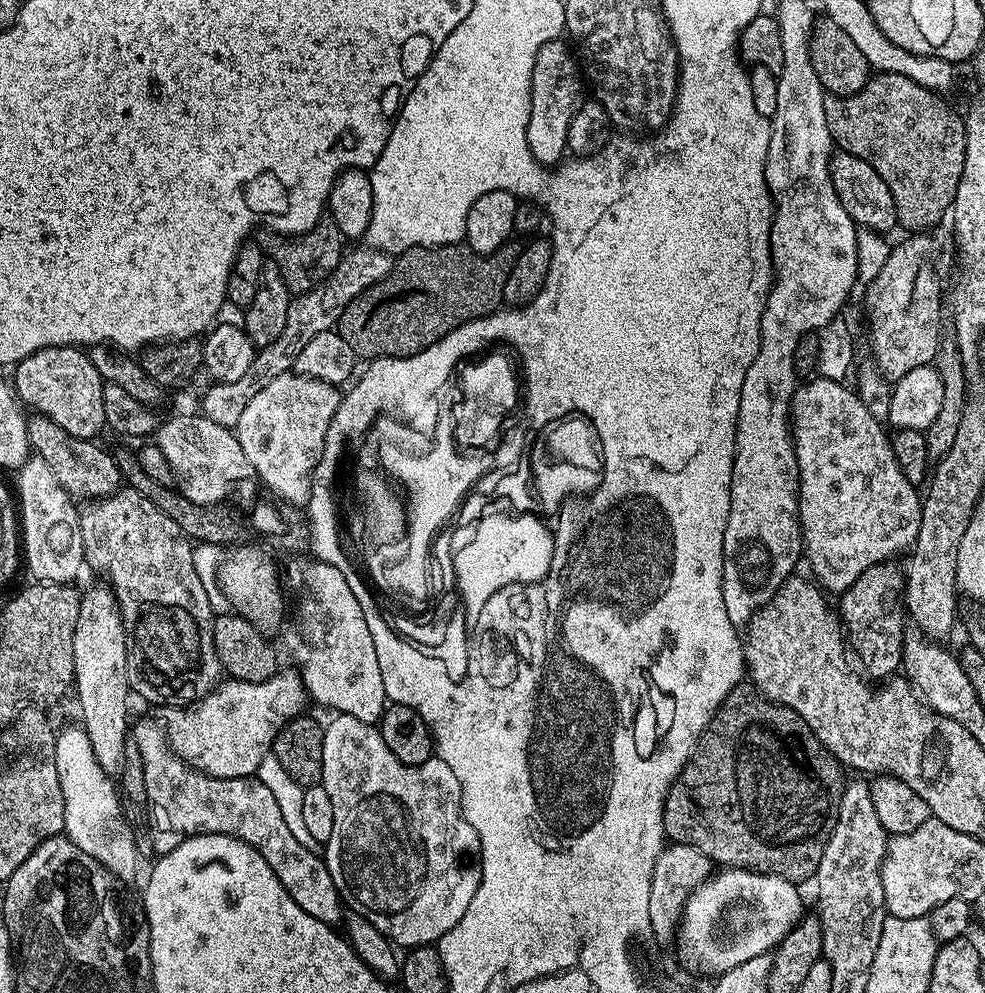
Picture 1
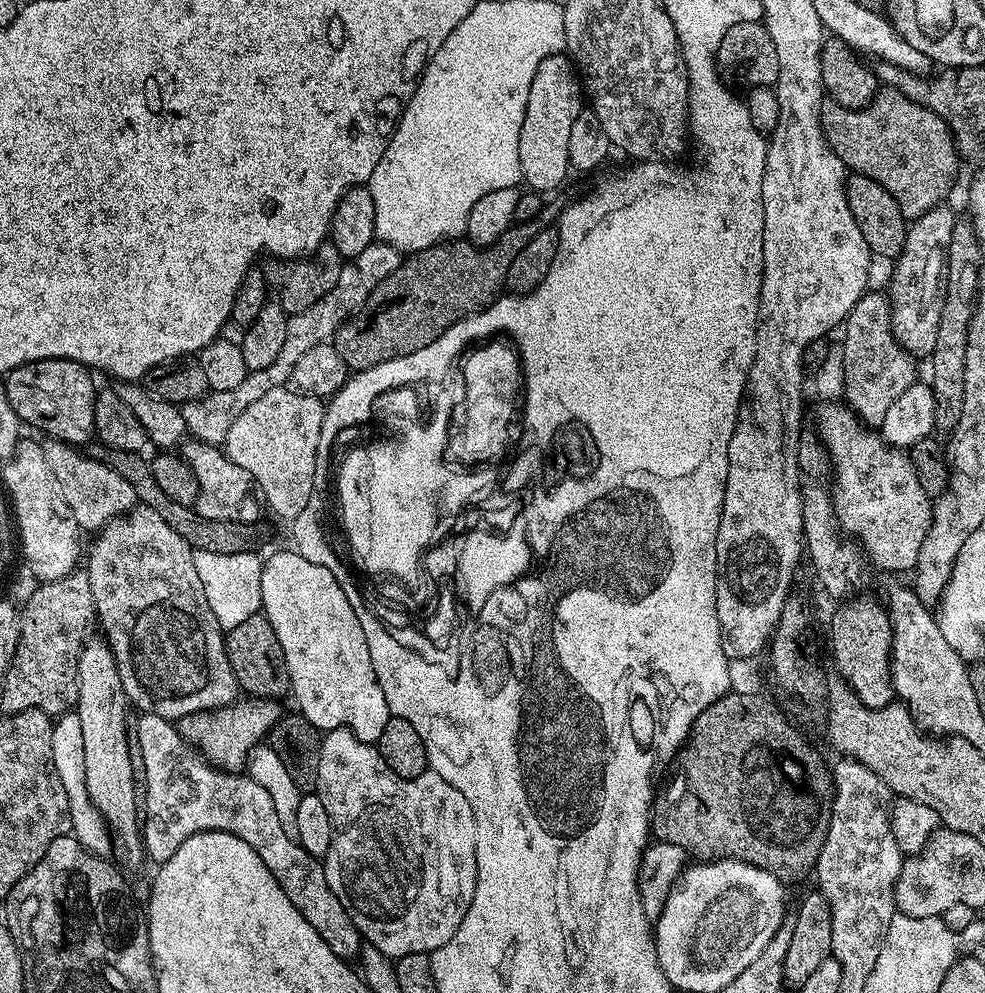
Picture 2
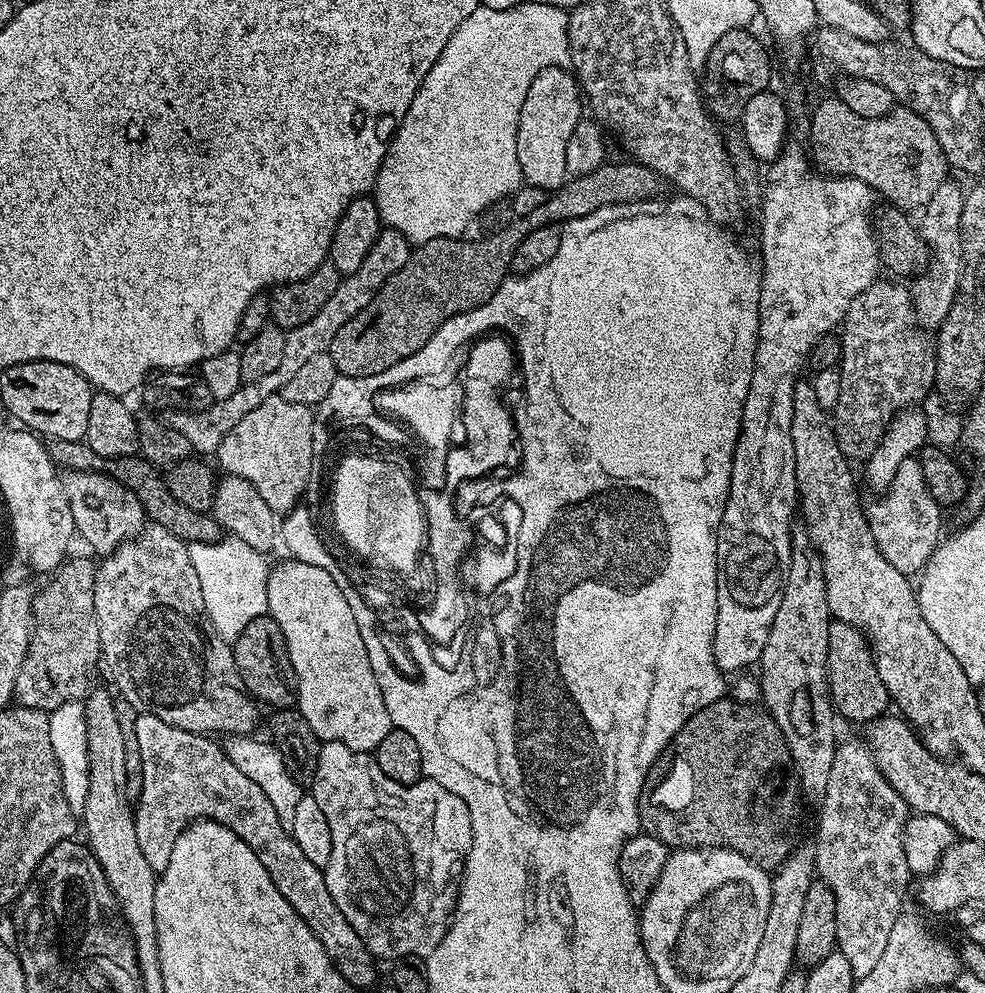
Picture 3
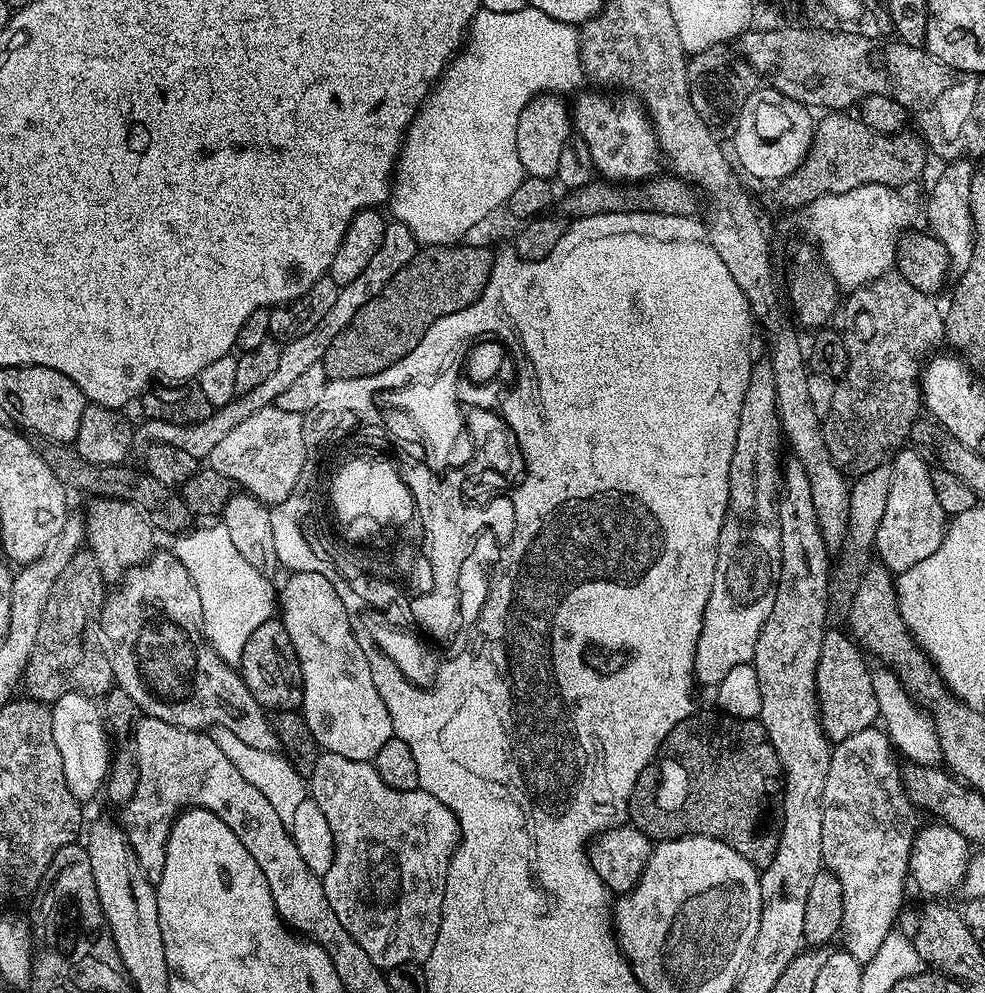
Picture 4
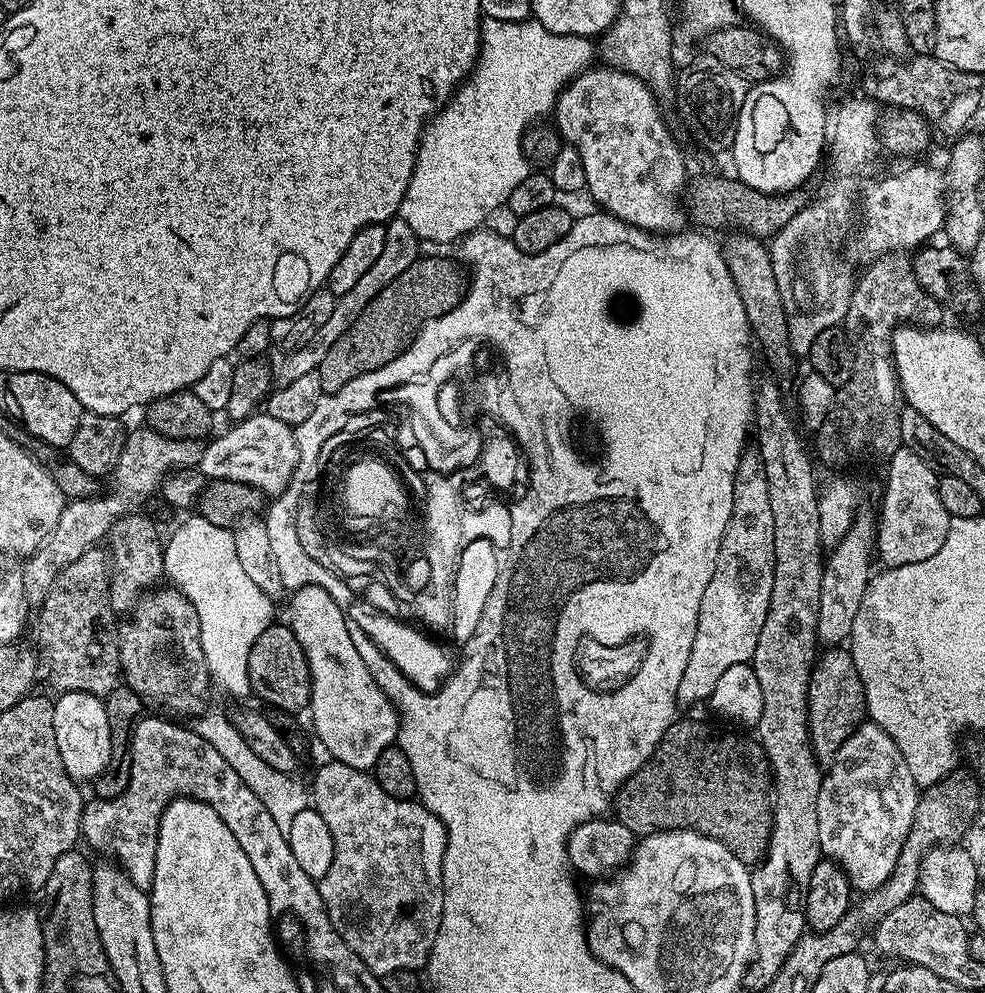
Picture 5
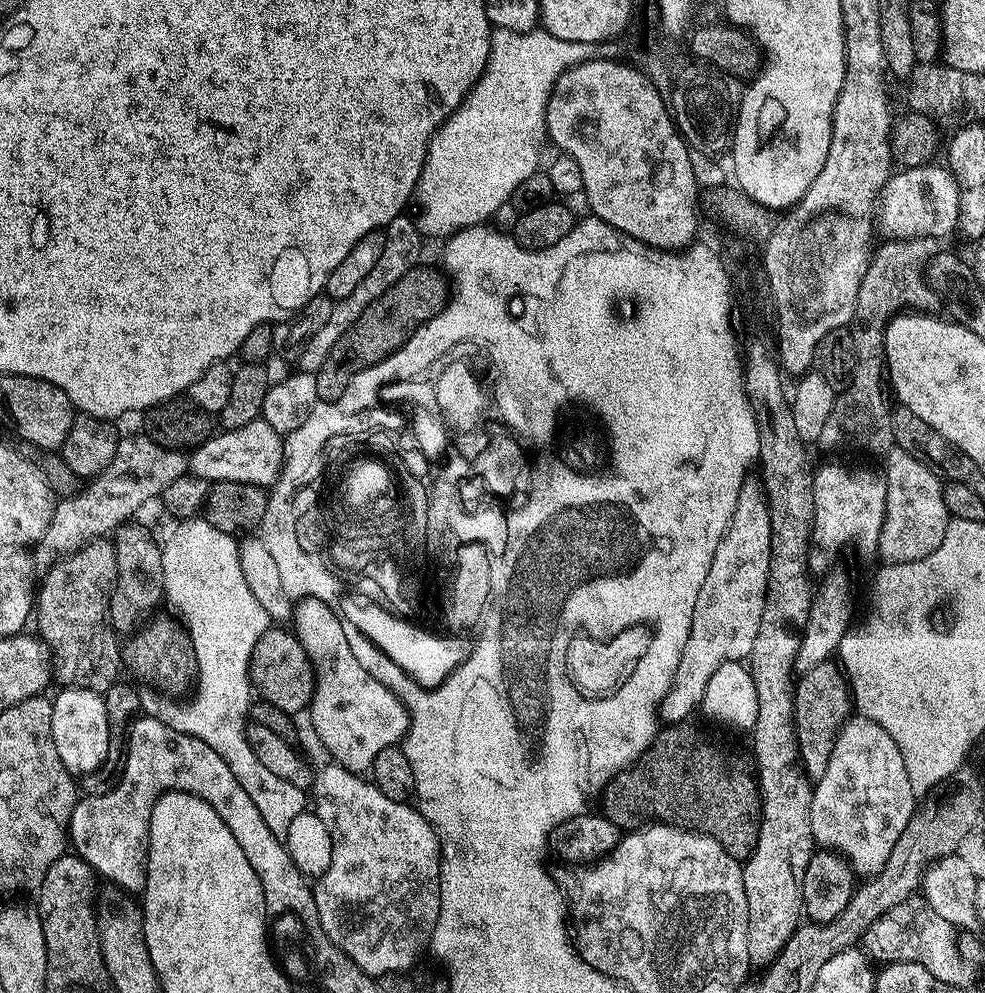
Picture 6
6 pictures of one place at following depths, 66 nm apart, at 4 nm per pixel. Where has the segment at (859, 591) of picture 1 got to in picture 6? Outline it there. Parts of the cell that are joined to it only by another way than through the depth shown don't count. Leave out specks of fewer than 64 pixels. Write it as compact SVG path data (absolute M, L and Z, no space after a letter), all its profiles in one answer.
M839 663L814 666L814 670L806 670L795 681L792 709L796 720L796 751L798 763L809 781L820 780L826 774L826 762L830 762L836 734L853 708L852 693Z

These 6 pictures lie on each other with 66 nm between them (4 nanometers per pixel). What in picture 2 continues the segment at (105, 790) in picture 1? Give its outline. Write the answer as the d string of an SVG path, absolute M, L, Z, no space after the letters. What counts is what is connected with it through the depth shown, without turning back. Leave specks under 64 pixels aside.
M69 710L55 717L52 726L50 747L54 750L54 770L58 770L58 778L62 778L62 787L66 790L66 798L70 802L70 818L72 819L71 835L86 850L96 856L107 857L114 848L112 834L100 816L100 811L92 805L86 780L86 754L82 751L82 722L78 722L75 711Z

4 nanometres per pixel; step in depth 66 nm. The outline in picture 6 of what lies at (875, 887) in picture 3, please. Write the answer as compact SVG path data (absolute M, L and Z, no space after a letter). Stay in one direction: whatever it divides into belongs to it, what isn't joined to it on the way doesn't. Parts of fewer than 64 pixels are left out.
M859 714L845 720L836 734L830 762L826 762L826 774L815 781L812 790L810 830L813 841L821 849L835 850L847 856L857 877L871 878L882 870L882 866L886 866L886 858L890 858L898 838L902 838L902 830L906 830L917 812L918 797L914 790L910 790L910 774L906 774L906 762L894 738L890 738L878 722Z

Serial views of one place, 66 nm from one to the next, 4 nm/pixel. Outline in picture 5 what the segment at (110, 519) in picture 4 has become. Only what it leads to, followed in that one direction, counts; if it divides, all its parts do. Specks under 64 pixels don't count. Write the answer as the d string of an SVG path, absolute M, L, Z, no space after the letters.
M129 514L118 520L106 537L110 564L115 569L110 580L110 600L112 611L116 614L131 613L137 601L149 590L155 589L164 576L164 544L156 541L155 526L146 517L136 515L140 514Z

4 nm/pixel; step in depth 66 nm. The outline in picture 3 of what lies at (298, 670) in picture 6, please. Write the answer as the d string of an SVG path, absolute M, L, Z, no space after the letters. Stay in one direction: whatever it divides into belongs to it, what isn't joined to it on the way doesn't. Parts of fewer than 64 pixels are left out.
M262 615L254 618L246 626L246 630L232 642L232 653L234 654L235 665L238 666L240 677L243 684L251 693L254 700L259 703L266 703L270 708L291 707L296 699L296 675L290 665L289 651L286 650L286 642L282 635L282 630L278 627L278 622L273 620L270 615Z

